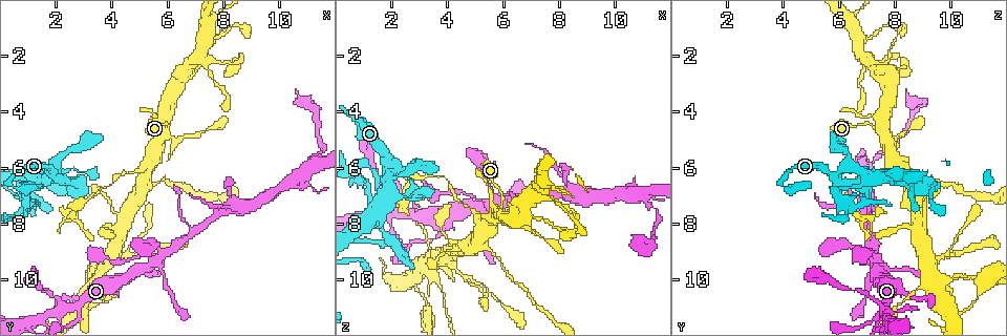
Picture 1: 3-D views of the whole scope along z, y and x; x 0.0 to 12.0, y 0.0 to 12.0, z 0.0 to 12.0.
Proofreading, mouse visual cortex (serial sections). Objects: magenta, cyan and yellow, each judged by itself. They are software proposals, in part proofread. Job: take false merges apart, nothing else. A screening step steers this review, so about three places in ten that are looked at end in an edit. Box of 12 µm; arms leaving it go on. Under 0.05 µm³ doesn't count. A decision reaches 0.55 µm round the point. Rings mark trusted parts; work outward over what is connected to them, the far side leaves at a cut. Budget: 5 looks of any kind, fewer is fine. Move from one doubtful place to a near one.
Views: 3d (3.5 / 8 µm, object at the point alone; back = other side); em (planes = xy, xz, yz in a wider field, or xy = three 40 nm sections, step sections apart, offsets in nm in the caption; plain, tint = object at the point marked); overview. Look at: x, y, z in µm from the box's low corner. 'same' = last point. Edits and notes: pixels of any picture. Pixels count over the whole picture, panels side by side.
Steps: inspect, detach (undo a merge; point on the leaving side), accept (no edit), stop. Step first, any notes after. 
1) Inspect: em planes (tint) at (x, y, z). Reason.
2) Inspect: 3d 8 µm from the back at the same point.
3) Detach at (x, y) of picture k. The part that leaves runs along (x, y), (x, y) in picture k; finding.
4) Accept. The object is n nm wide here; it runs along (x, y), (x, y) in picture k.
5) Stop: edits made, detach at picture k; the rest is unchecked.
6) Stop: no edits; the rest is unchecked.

Inspect: em xy step 3 (tint) at (2.9, 6.7, 6.8). Sharp bend.

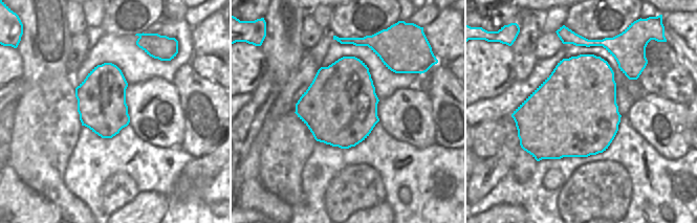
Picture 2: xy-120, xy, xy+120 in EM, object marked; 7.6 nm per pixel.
Inspect: 3d 3.5 µm at the same point.

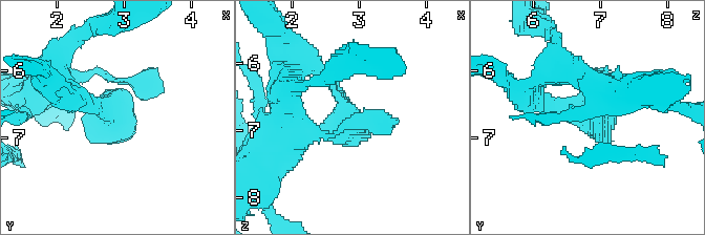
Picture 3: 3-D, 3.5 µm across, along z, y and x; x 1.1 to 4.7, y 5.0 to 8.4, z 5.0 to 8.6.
Accept. The object is 550 nm wide here; it runs along (311, 62), (353, 124), (398, 124) in picture 3; one cell here.

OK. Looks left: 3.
Inspect: 3d 8 µm from the back at (5.3, 6.6, 8.9).

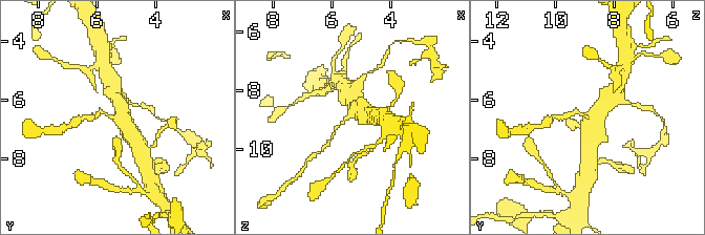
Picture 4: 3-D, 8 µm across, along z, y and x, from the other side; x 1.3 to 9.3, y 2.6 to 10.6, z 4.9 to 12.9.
Inspect: em xy step 1 (tint) at (5.4, 6.6, 8.9).

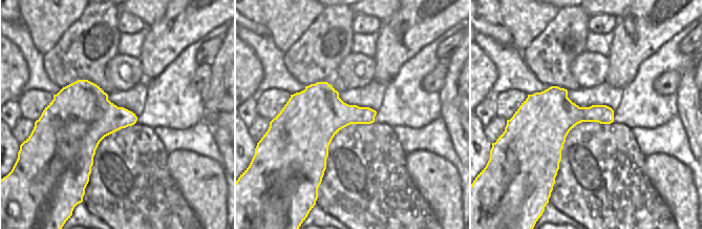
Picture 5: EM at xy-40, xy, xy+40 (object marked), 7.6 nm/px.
Detach at (90, 118) of picture 4. The object is 380 nm wide here; the part that leaves runs along (103, 112), (78, 120) in picture 4; a second cell is stuck on.

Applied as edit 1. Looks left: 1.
Stop: edits made, detach at picture 4; the rest is unchecked.

